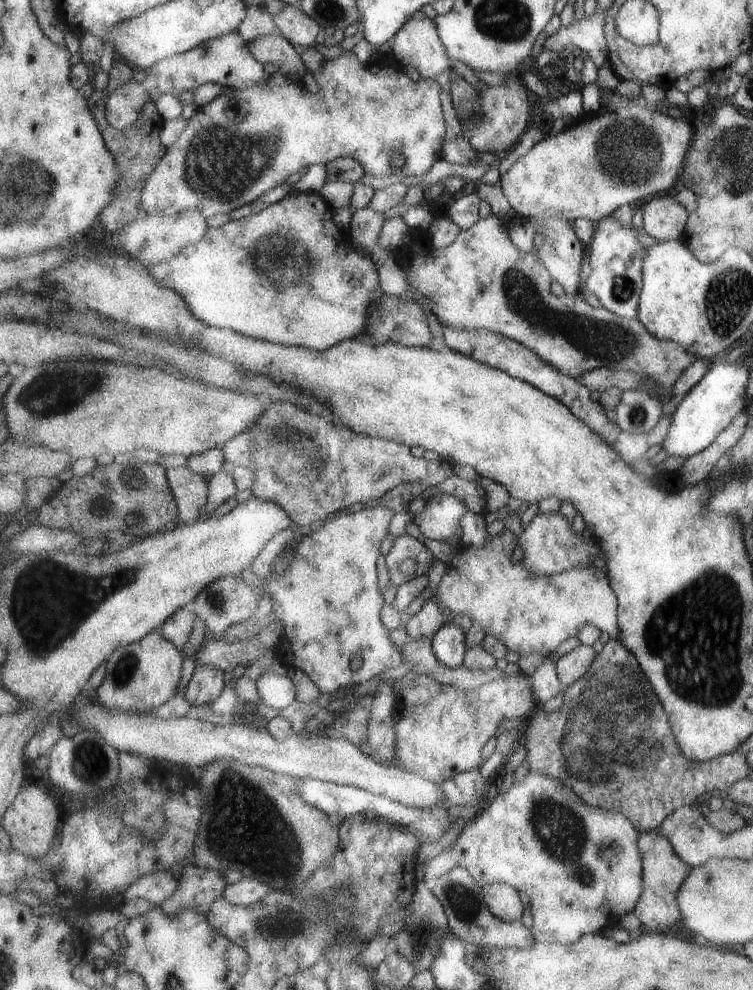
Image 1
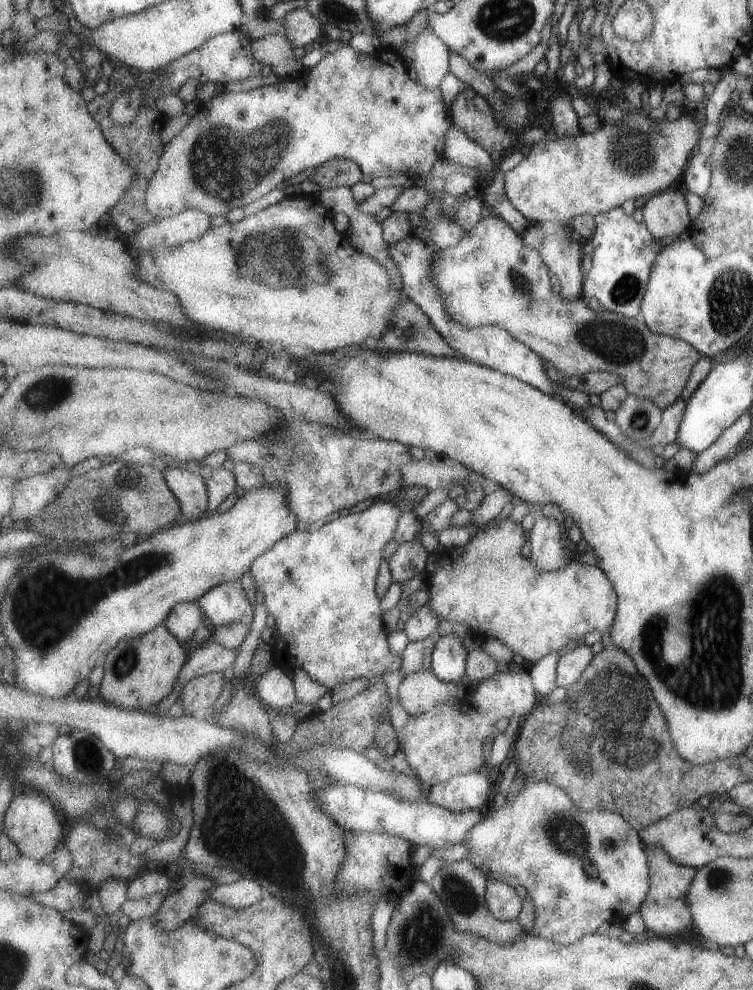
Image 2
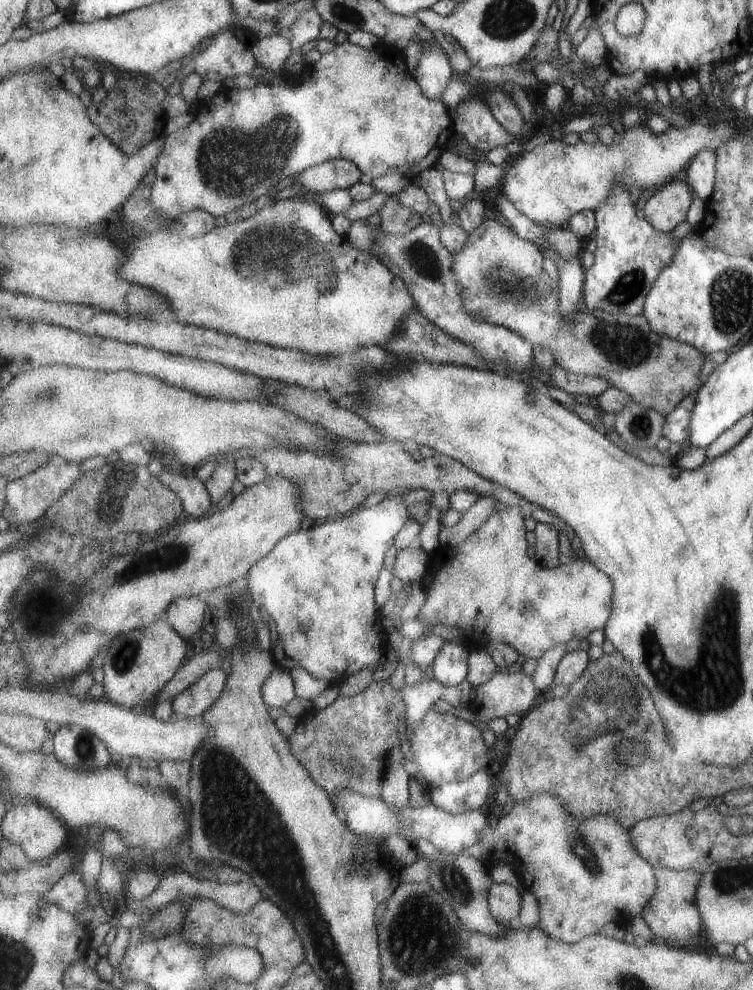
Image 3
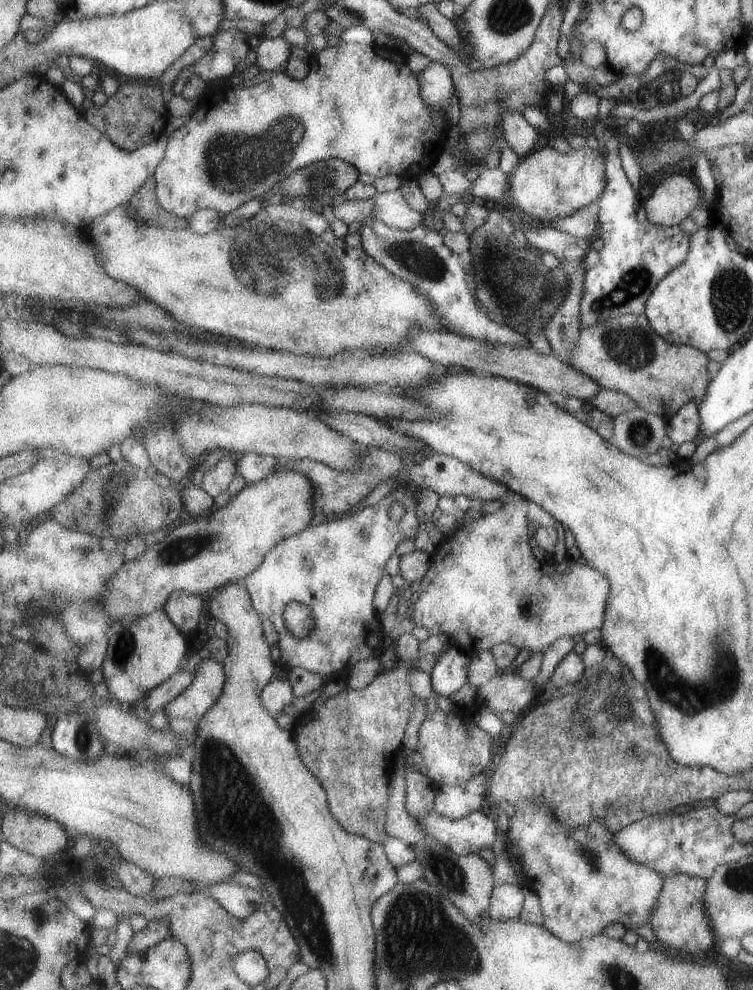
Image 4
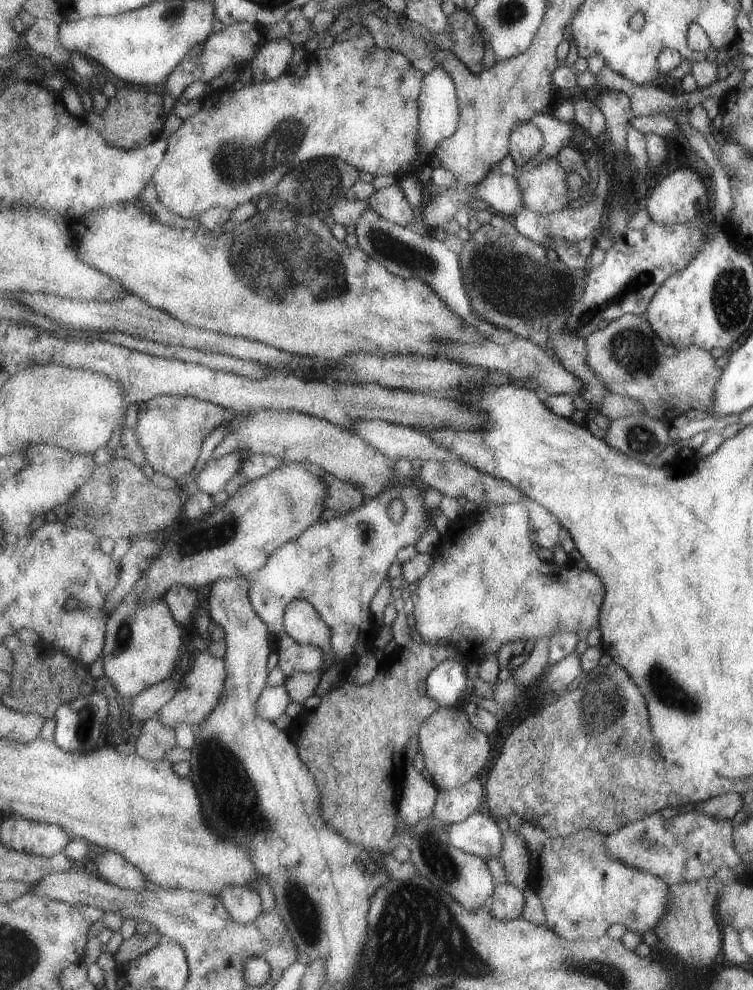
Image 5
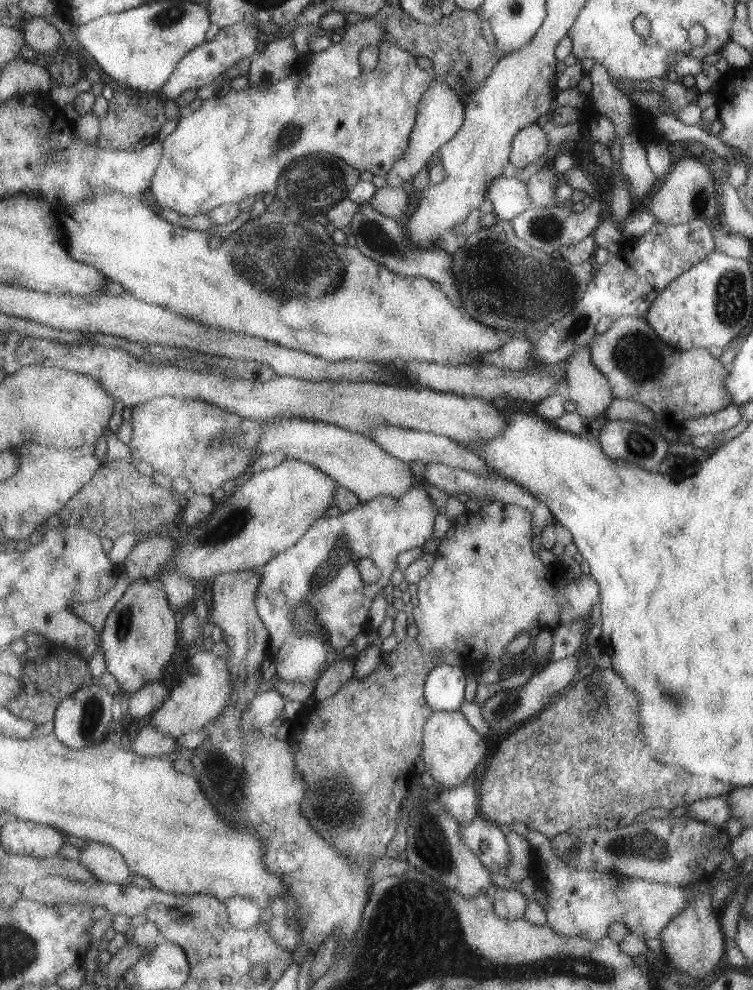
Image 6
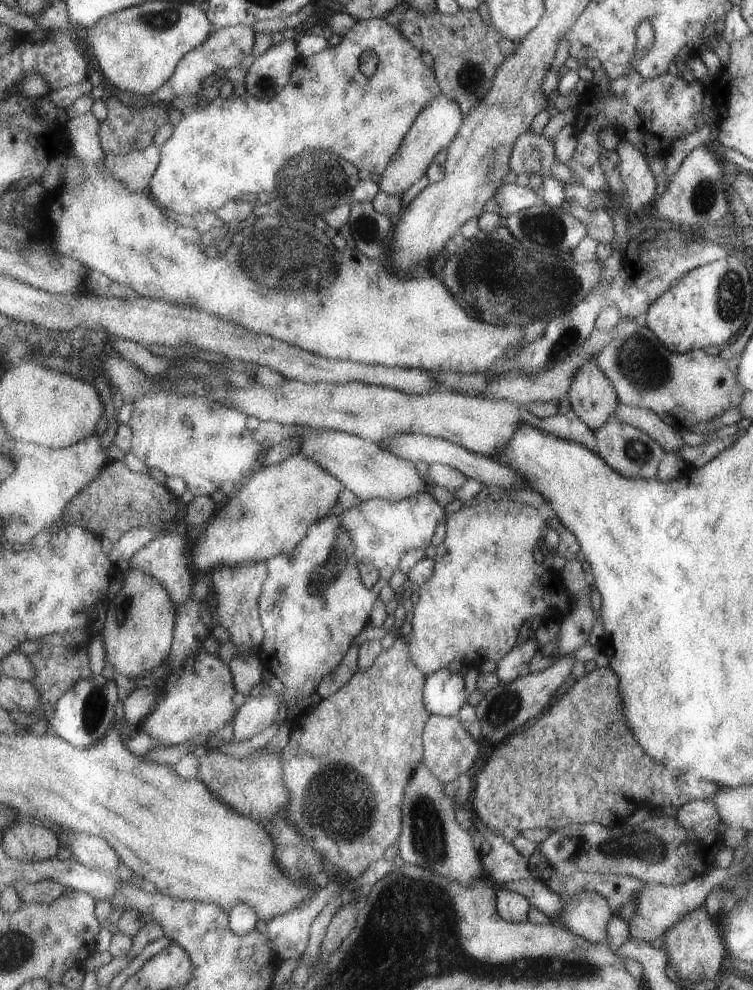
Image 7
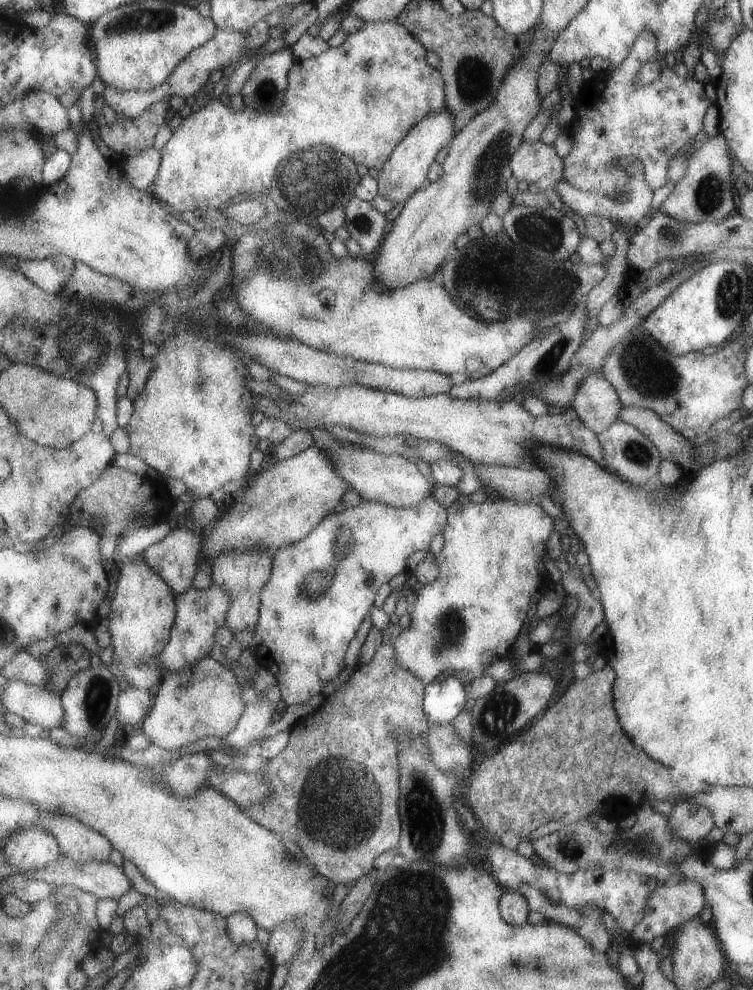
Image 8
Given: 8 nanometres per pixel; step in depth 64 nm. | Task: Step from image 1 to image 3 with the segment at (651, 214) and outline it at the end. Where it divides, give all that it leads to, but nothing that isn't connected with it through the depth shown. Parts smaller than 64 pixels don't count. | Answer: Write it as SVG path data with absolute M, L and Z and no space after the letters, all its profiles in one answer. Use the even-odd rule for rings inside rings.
M679 176L673 182L661 186L653 198L649 198L645 210L645 218L659 228L661 232L675 230L681 222L685 222L687 212L695 200L693 188L689 182Z

